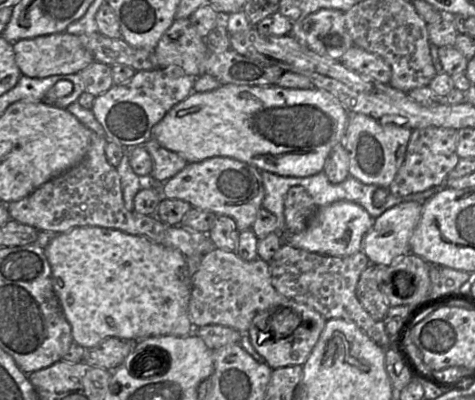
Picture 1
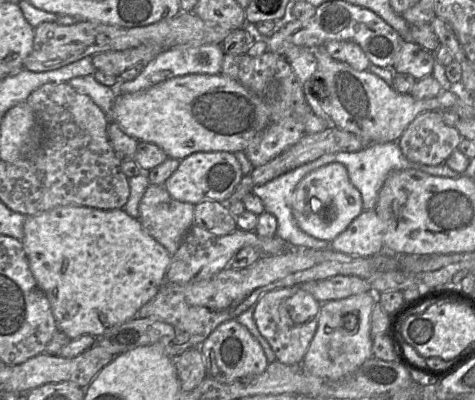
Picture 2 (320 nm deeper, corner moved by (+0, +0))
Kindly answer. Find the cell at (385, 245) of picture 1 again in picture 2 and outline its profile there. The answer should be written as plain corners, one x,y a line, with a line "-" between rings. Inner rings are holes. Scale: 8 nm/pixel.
363,210
350,225
330,243
341,253
372,257
384,250
384,223
375,210

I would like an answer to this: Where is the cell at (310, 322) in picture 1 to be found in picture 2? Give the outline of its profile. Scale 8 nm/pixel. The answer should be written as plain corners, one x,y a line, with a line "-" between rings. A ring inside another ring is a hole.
300,286
279,288
265,293
254,305
254,320
260,334
267,340
275,353
276,360
283,364
301,363
318,327
322,303
-
301,306
308,313
308,320
296,324
289,316
289,307

